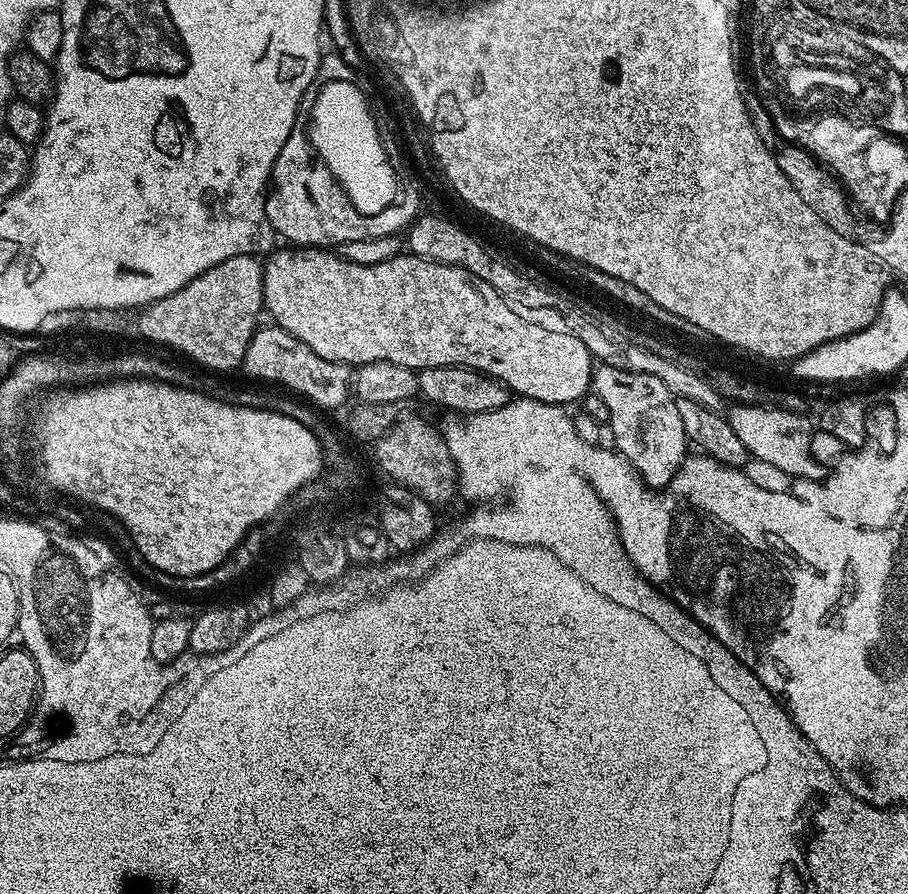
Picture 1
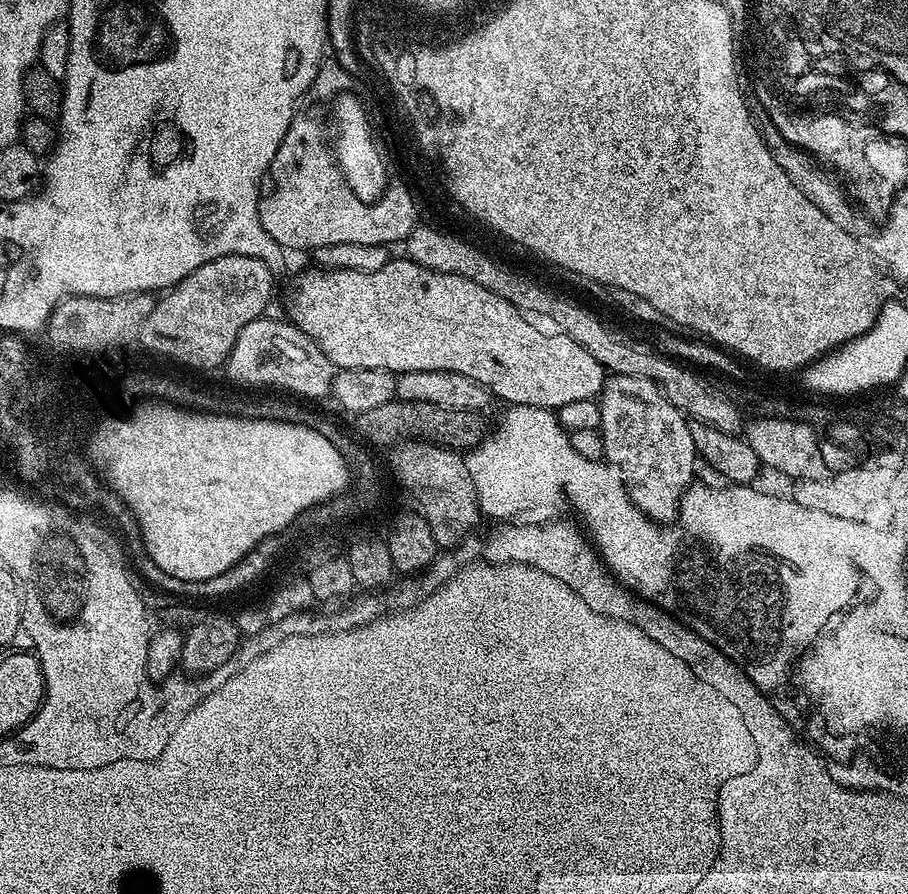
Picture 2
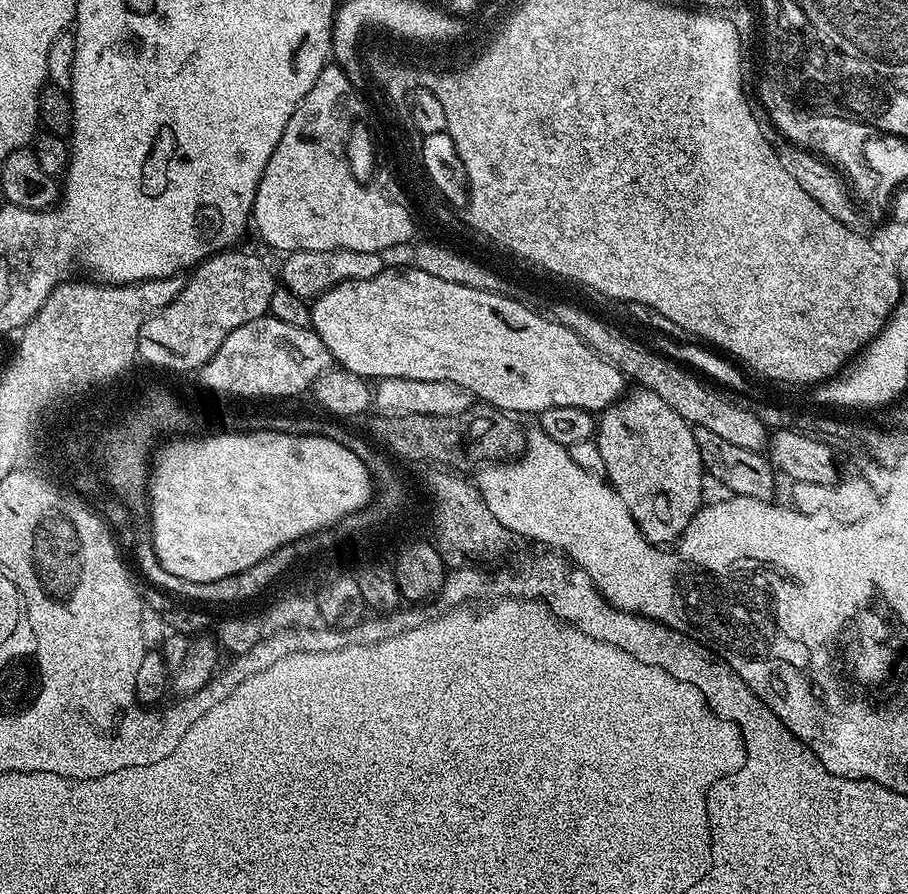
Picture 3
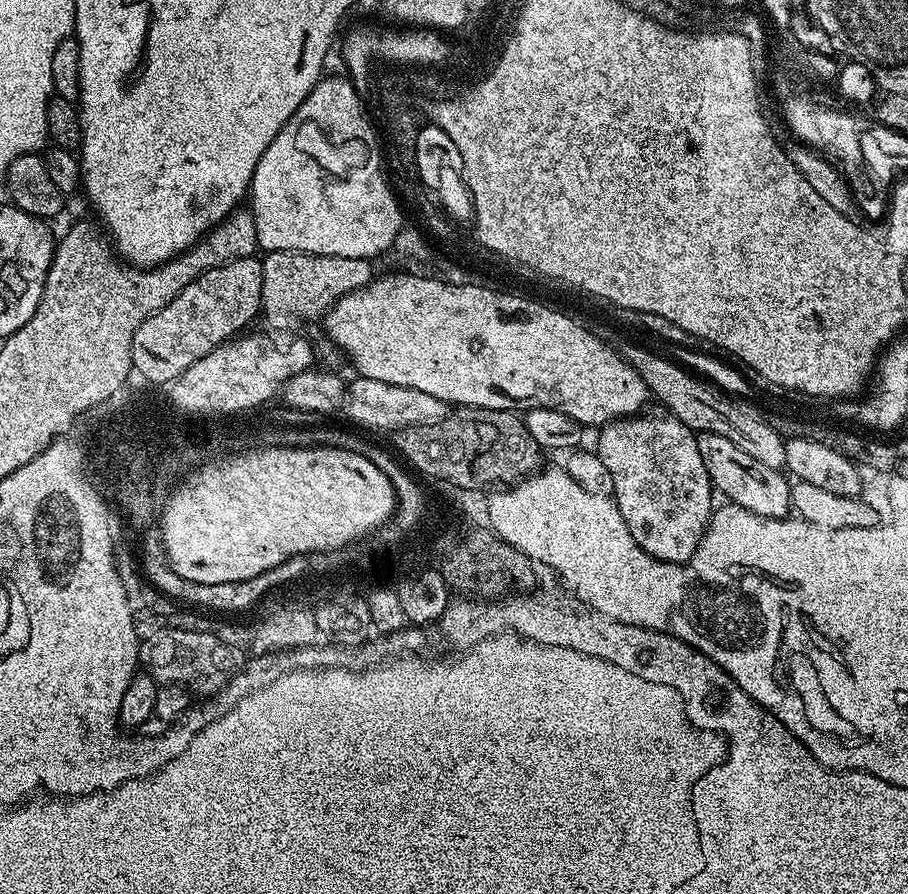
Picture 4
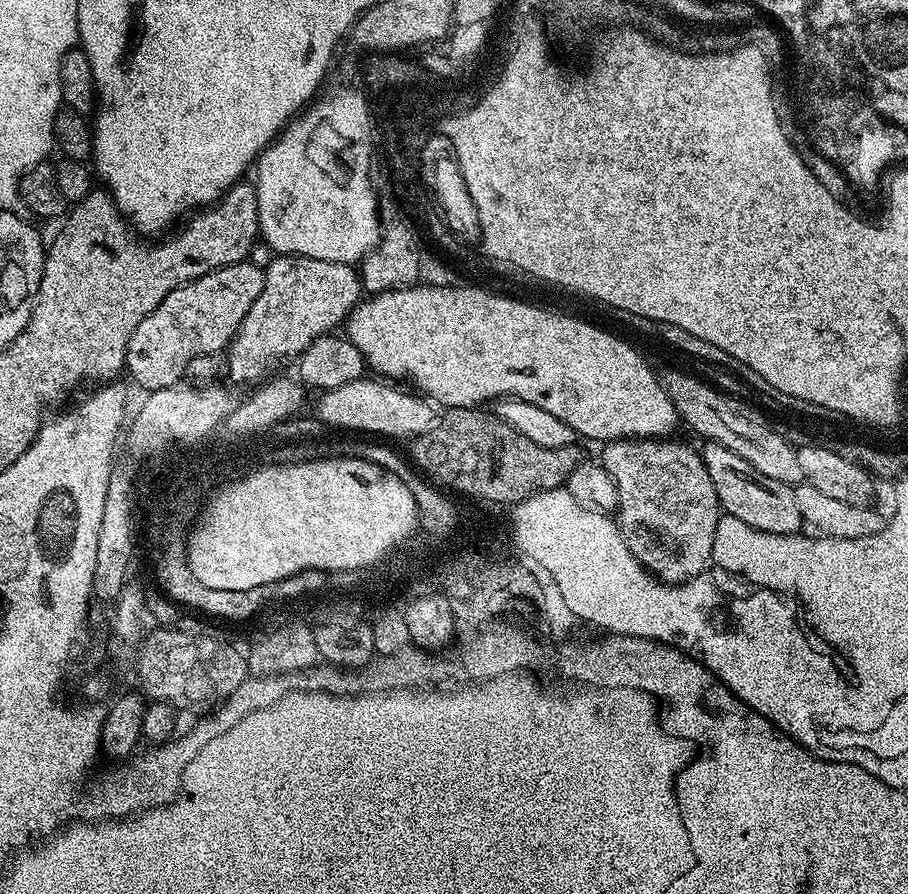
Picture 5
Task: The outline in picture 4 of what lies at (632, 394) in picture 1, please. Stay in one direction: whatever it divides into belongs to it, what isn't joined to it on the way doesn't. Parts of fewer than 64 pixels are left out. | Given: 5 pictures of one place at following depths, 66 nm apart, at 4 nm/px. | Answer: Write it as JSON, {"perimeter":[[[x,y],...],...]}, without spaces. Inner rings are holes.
{"perimeter":[[[646,412],[603,425],[599,429],[600,434],[594,450],[613,477],[612,498],[626,522],[627,529],[633,535],[635,544],[642,546],[656,560],[686,564],[691,561],[711,520],[714,511],[714,489],[706,466],[702,463],[697,433],[671,413],[661,413],[652,415]]]}

